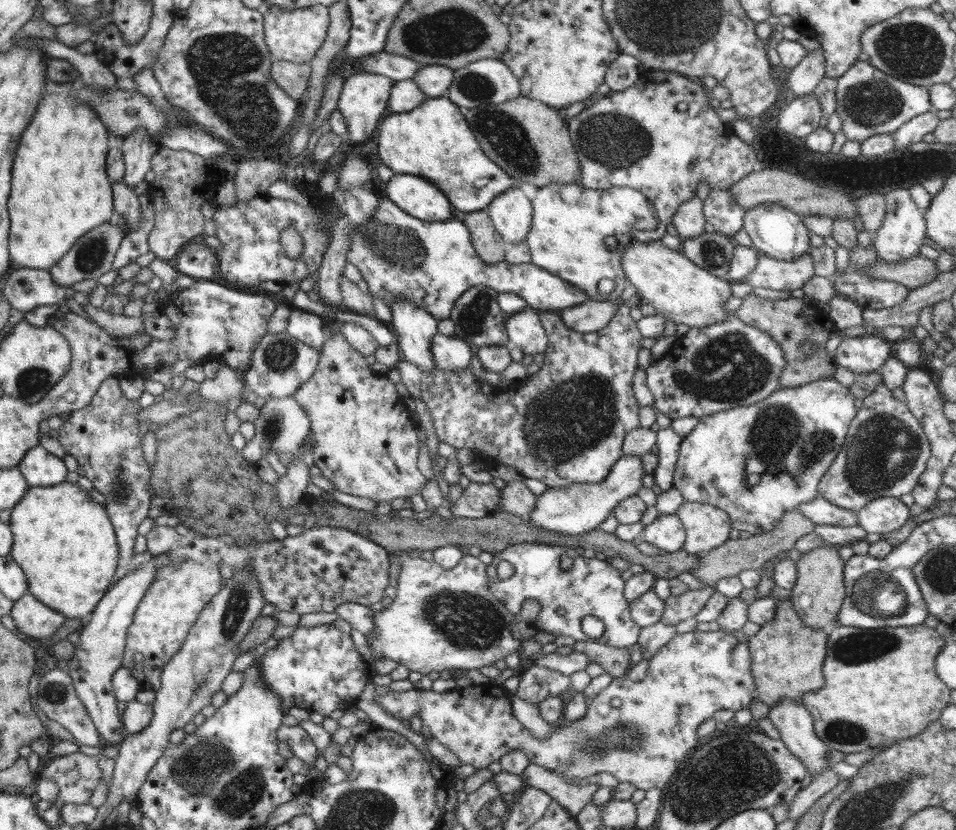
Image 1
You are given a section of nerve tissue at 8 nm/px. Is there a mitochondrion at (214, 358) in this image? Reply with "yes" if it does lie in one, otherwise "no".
no

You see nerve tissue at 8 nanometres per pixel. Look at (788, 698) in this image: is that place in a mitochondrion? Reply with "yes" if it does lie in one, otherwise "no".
no

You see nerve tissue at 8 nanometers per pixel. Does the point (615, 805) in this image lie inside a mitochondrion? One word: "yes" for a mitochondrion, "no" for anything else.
no

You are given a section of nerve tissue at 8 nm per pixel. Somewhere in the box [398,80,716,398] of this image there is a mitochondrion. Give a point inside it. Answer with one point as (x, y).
(609, 140)

